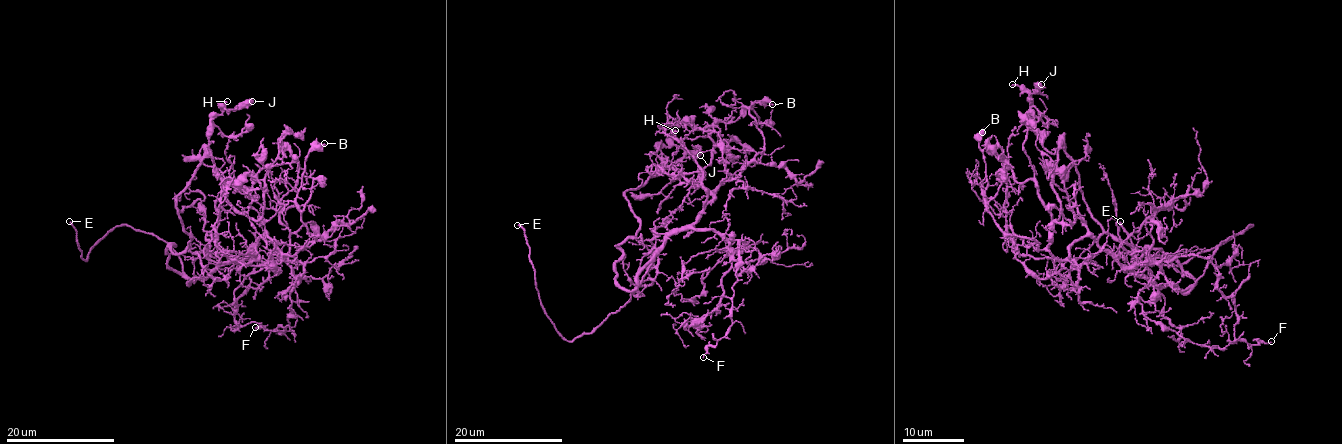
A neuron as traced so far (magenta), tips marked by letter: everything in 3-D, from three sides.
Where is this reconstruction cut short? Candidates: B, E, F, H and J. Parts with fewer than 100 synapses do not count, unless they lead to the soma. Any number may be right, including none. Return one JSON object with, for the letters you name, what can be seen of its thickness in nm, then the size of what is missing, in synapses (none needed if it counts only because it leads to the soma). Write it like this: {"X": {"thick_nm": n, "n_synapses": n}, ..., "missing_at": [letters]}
{"E": {"thick_nm": 240}, "missing_at": ["E"]}

